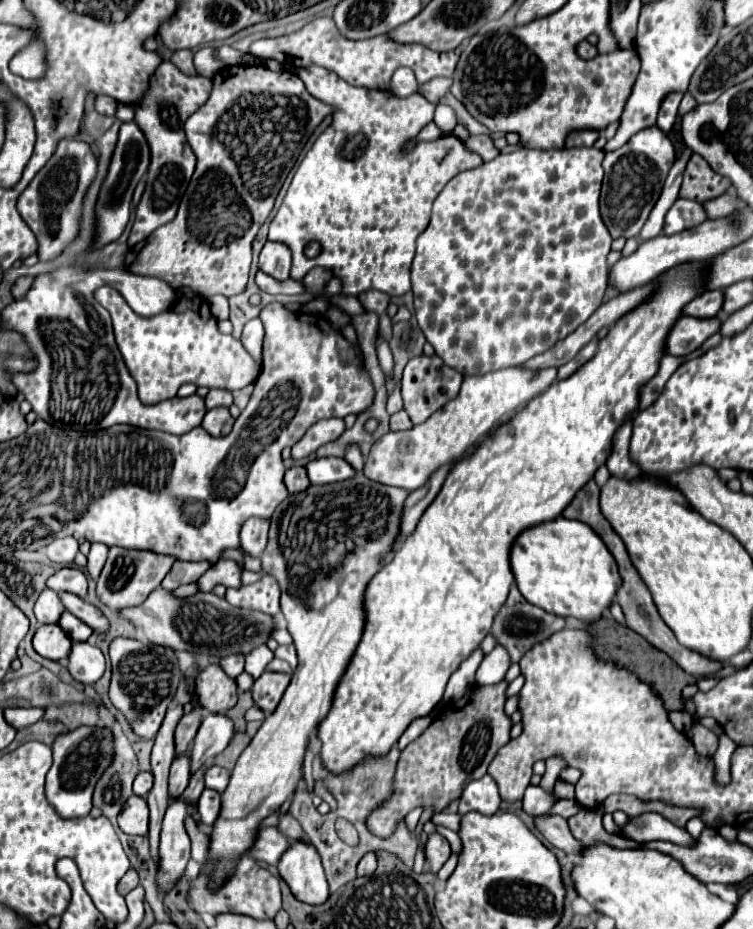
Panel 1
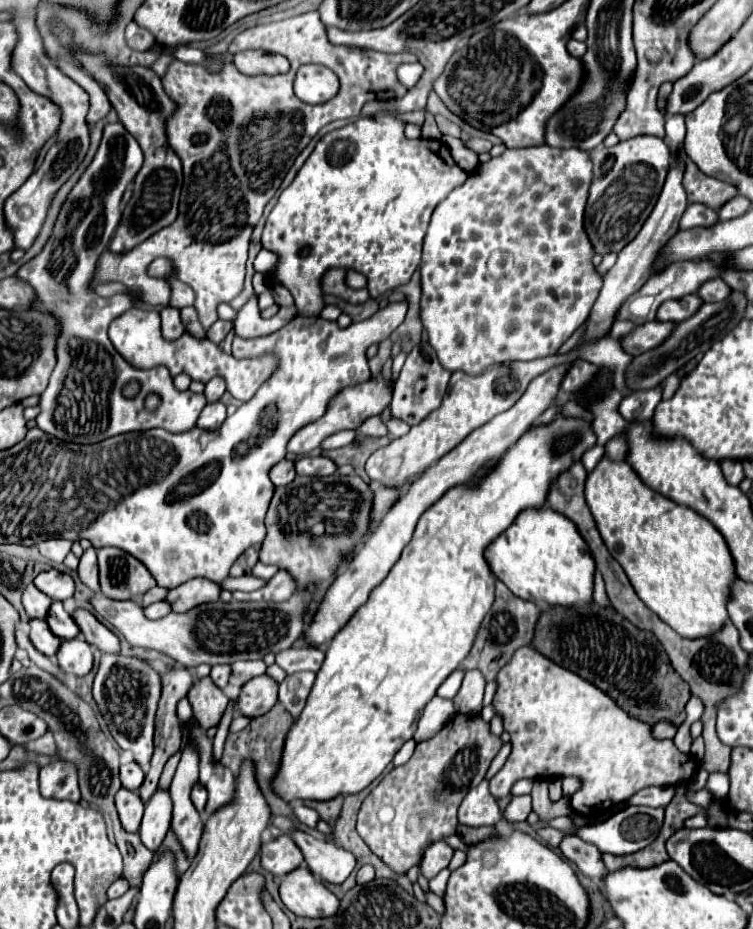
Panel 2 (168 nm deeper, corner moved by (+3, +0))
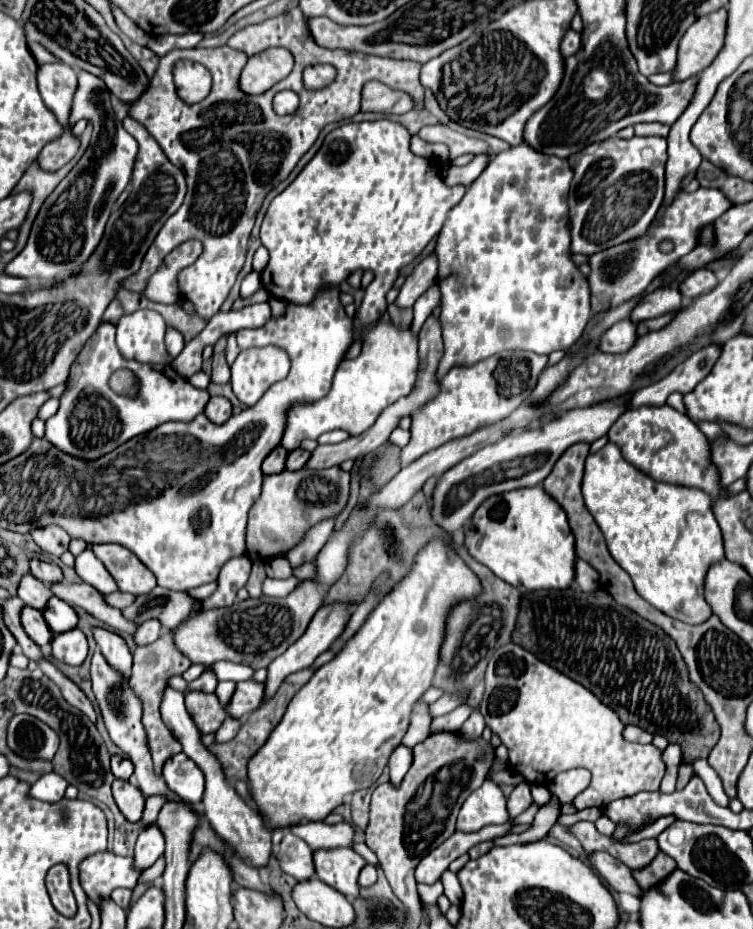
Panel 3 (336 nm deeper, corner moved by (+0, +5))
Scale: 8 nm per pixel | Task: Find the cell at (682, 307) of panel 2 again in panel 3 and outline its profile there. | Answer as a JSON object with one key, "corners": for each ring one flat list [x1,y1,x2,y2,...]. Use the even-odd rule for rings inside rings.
{"corners":[[676,286,658,288,656,292,648,294,632,312,632,322,640,322,644,318,658,318,664,314,678,312,682,308,682,294]]}

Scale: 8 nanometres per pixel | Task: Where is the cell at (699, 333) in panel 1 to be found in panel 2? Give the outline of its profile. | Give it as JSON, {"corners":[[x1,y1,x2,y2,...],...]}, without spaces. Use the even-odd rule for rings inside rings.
{"corners":[[651,321,645,325,637,325,631,333,623,335,621,341,621,349,633,357,661,345,665,341,665,337,669,337,669,333,673,331,675,323,661,323,661,321]]}

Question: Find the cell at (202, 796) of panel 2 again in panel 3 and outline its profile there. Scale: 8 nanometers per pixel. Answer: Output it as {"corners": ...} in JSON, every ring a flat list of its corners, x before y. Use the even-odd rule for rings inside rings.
{"corners":[[184,754,172,756,162,770,162,776,168,784,168,788,178,794,184,802,196,806,202,800,204,794,204,774,200,768]]}

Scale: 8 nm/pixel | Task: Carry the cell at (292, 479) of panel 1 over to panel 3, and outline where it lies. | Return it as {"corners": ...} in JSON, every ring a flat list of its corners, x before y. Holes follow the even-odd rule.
{"corners":[[274,448,268,458,264,460,262,464,262,472,268,476,268,474,280,474,286,470,286,458,288,458,288,450,286,448]]}

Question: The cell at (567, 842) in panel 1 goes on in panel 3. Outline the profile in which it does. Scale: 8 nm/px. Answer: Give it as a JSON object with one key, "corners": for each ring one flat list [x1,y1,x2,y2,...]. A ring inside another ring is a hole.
{"corners":[[592,852,588,854,590,864,598,870,598,874,616,890,616,892,630,892,634,896,640,896,640,886,630,874,630,868,622,864,620,860,612,858,608,852]]}

